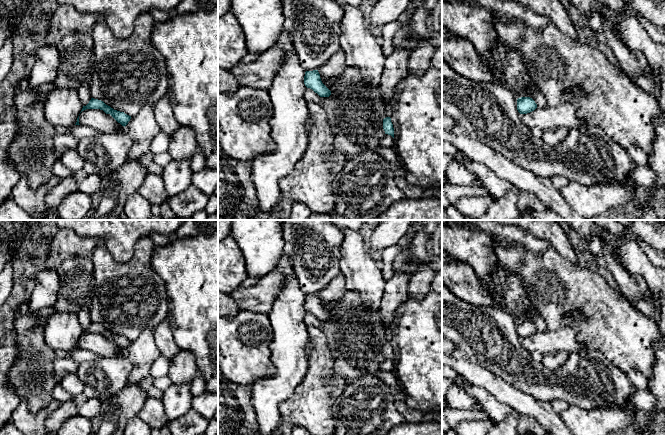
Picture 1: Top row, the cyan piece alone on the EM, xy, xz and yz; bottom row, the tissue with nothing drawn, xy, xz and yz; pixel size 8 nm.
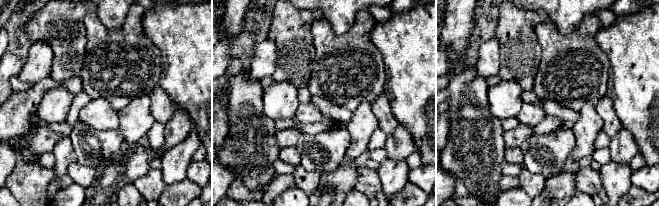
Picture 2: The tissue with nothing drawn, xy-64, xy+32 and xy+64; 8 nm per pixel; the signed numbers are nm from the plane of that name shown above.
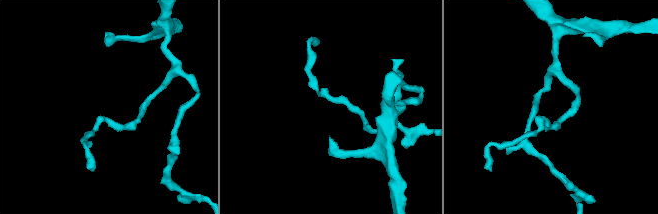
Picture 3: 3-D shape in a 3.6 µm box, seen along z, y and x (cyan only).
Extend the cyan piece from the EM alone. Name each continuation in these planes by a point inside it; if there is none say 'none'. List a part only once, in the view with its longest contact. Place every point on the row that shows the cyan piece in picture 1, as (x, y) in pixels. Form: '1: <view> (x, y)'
none

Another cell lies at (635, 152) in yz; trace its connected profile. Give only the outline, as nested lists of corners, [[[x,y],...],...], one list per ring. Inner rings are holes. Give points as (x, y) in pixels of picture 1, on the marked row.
[[[632,145],[627,150],[628,155],[639,165],[646,164],[646,153],[638,145]]]

